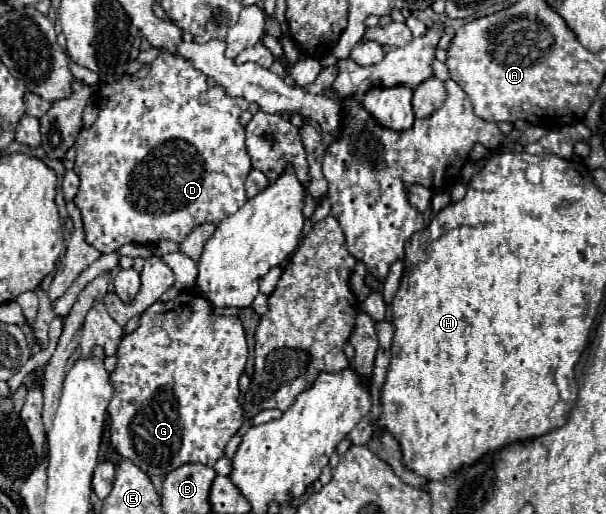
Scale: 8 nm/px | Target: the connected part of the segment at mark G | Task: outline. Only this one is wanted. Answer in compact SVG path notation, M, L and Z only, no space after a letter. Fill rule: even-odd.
M182 291L172 301L150 305L140 315L138 329L122 337L116 357L116 369L110 373L114 397L108 405L114 449L148 475L168 475L184 463L214 467L230 437L244 423L238 379L246 365L248 345L242 321L236 315L216 315L202 295Z

